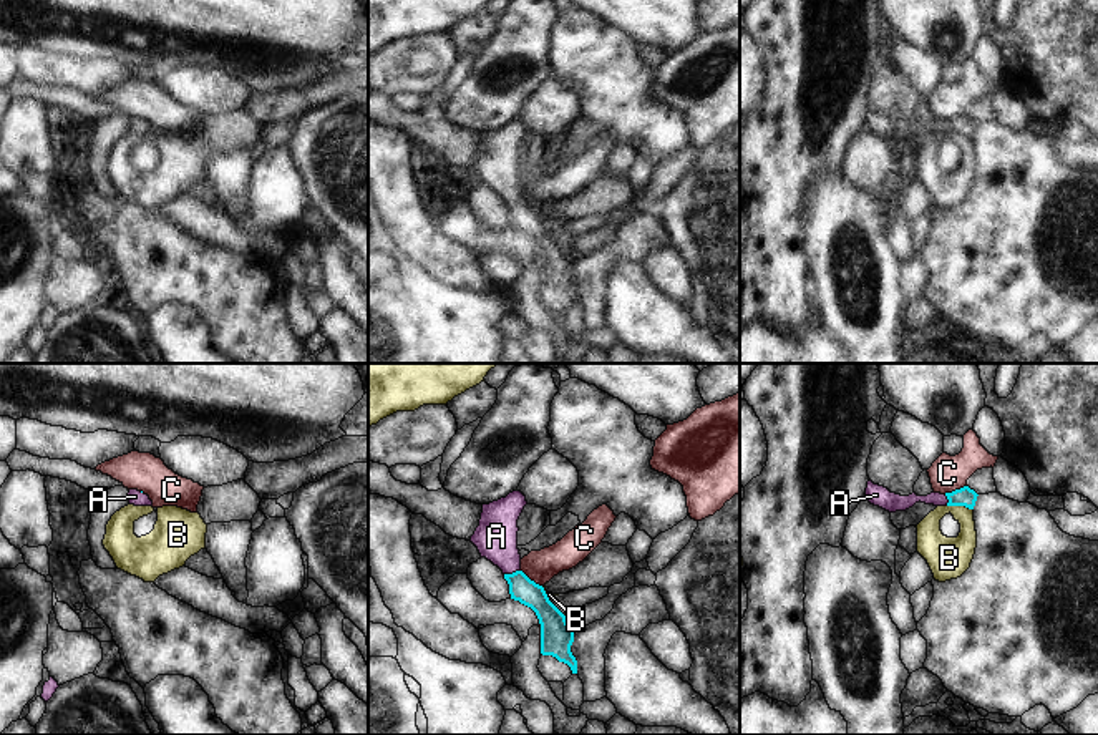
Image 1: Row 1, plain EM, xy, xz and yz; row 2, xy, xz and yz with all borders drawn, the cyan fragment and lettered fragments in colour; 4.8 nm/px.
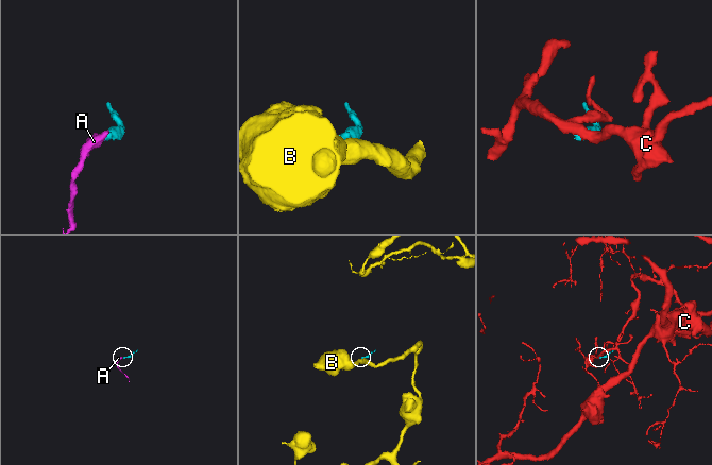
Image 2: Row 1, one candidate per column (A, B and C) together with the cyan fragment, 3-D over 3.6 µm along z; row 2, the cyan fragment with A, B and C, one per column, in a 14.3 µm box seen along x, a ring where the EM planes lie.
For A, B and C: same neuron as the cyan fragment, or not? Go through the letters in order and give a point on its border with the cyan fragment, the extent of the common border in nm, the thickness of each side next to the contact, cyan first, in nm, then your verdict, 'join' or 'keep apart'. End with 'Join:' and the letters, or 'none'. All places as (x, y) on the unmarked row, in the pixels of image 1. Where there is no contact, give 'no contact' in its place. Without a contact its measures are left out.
A: meets cyan in xz at (513, 201); contact 80 nm long; 120 nm thick on the cyan side, 200 nm on the other; join
B: meets cyan in yz at (961, 133); contact 130 nm long; 90 nm thick on the cyan side, 180 nm on the other; keep apart
C: meets cyan in yz at (956, 118); contact 120 nm long; 90 nm thick on the cyan side, 180 nm on the other; keep apart
Join: A

